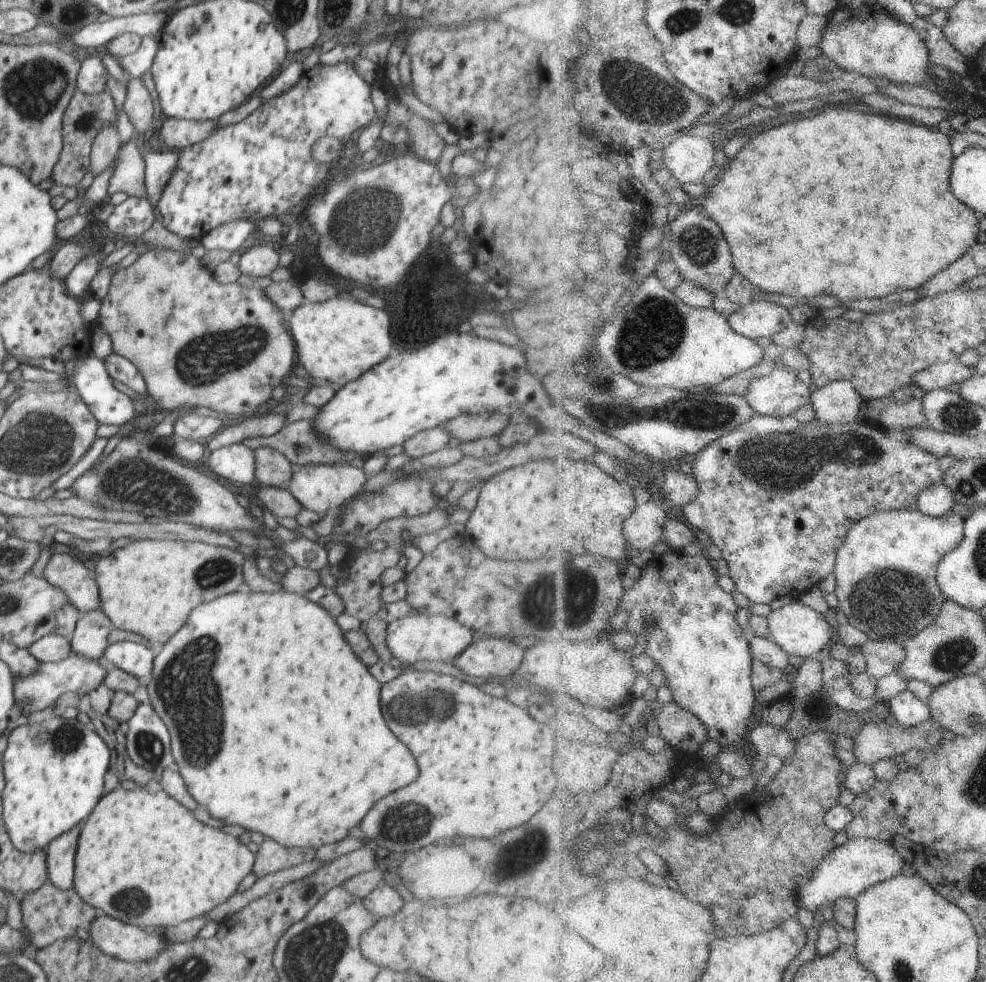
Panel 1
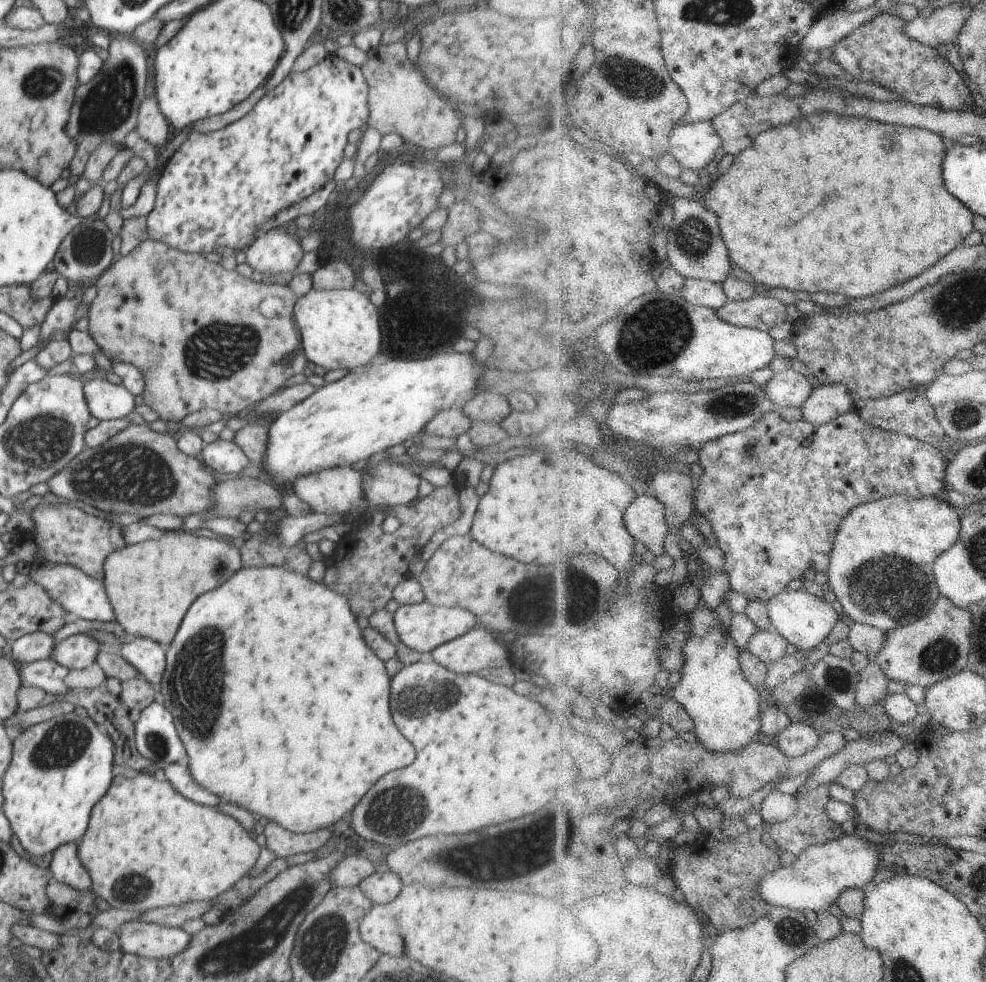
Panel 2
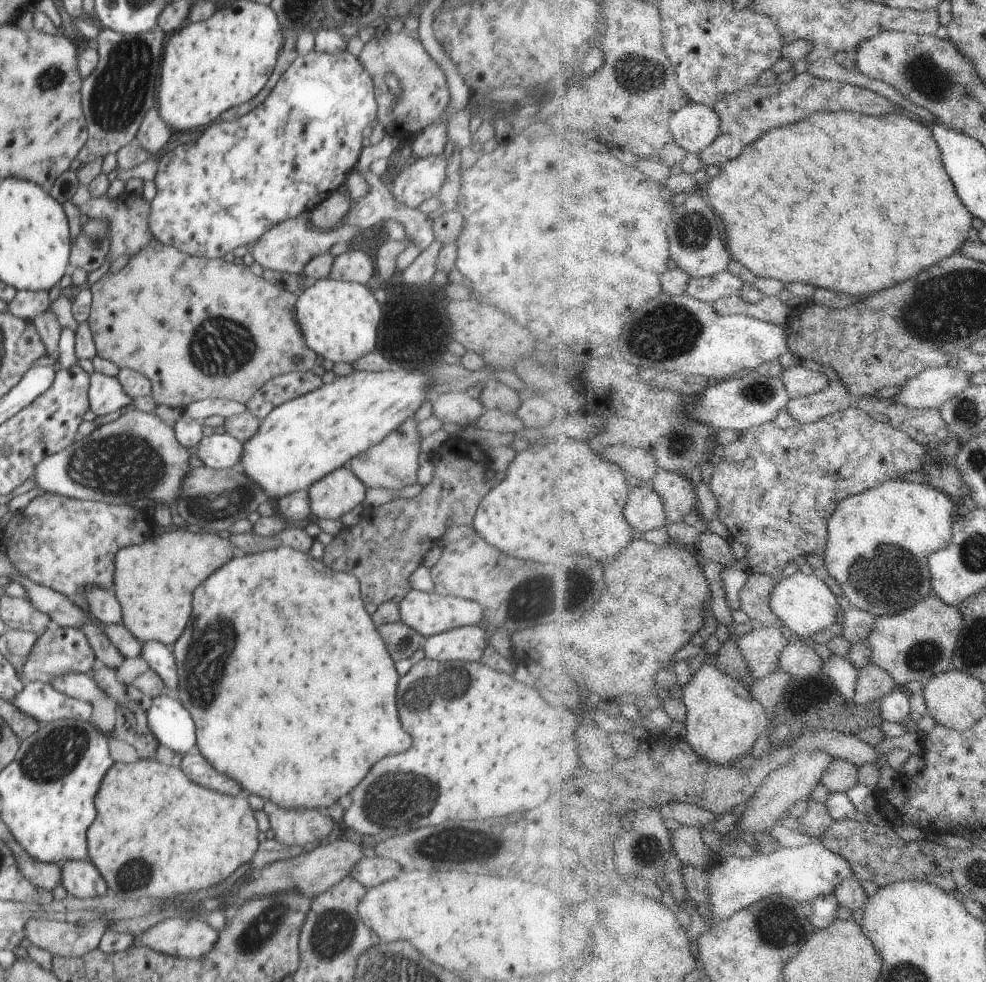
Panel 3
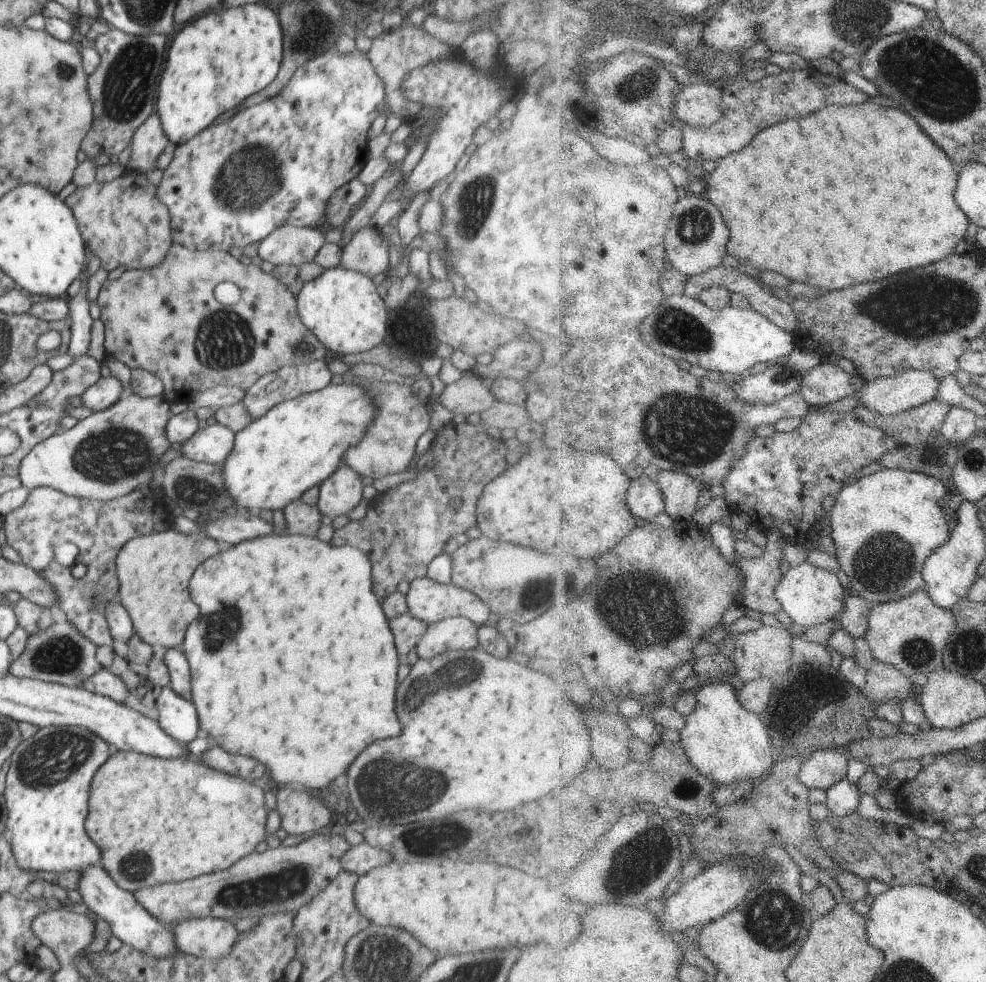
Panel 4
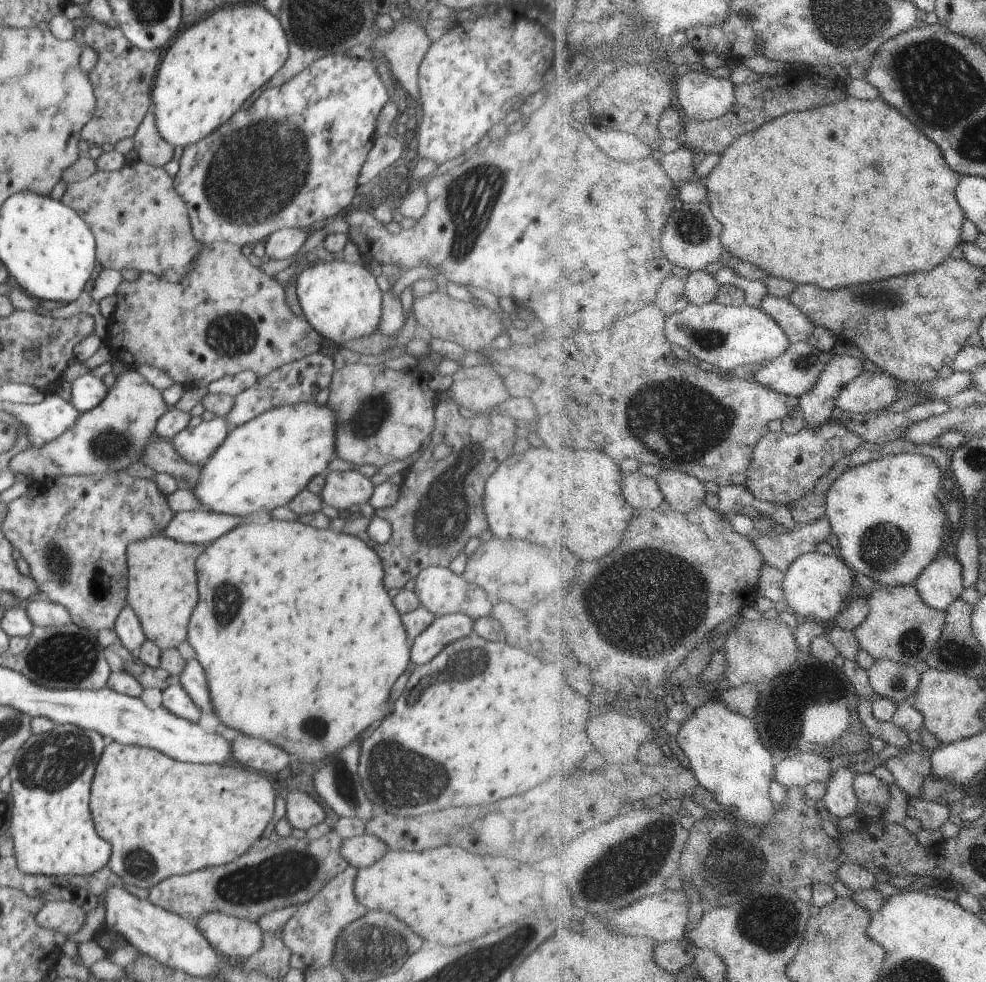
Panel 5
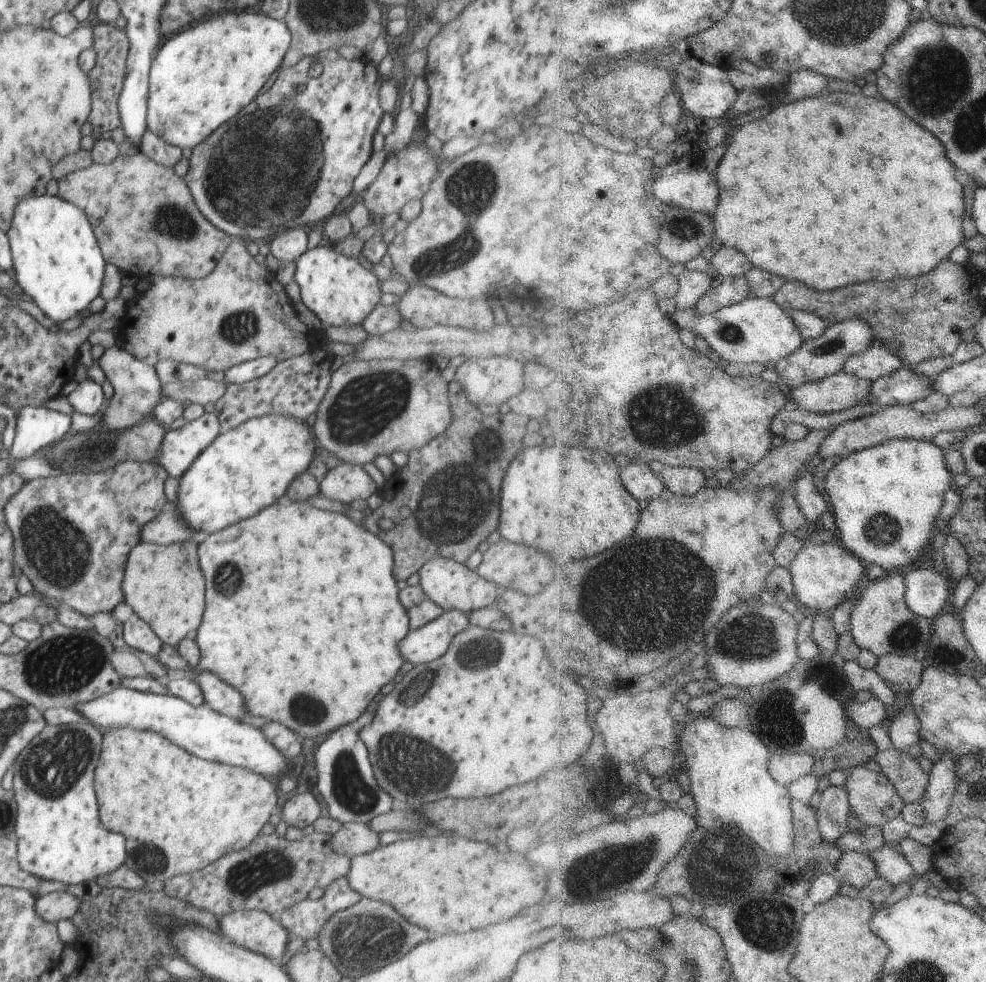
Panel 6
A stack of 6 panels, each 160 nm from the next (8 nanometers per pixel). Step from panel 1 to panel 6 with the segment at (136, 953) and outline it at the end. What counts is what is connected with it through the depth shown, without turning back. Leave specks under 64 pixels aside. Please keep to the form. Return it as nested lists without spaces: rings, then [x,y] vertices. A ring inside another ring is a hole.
[[[230,911],[219,917],[219,932],[233,945],[279,961],[291,938],[277,916],[265,911]]]

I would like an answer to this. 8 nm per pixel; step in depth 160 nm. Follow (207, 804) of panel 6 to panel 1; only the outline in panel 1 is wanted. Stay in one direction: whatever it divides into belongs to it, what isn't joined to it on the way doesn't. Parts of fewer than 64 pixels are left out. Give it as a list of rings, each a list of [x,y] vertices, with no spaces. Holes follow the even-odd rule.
[[[152,785],[148,788],[133,787],[132,790],[116,790],[104,796],[98,801],[94,810],[89,814],[81,825],[81,833],[77,842],[77,851],[75,854],[75,869],[73,878],[73,888],[80,895],[80,898],[91,907],[94,907],[99,913],[104,913],[119,921],[143,928],[146,930],[155,930],[156,928],[170,928],[176,926],[180,922],[186,920],[199,920],[204,917],[210,910],[214,910],[216,906],[224,904],[230,896],[232,896],[240,886],[240,882],[253,872],[255,865],[255,854],[252,853],[244,844],[241,844],[238,838],[230,836],[210,826],[200,824],[186,808],[182,810],[182,806],[178,802],[174,802],[172,798],[168,798],[160,788],[158,794],[152,794]]]

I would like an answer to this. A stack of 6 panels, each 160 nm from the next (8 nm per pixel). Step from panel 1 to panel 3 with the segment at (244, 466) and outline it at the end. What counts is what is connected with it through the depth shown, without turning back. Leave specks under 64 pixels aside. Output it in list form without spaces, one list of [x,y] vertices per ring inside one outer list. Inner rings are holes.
[[[228,433],[203,437],[193,449],[206,467],[229,469],[241,462],[243,444]]]

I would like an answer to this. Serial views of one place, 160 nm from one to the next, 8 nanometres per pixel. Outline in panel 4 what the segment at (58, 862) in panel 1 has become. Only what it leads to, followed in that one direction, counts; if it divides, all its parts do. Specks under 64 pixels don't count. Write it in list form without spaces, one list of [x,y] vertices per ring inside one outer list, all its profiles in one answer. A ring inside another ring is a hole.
[[[98,865],[88,866],[81,872],[77,891],[91,913],[104,919],[110,925],[114,937],[123,944],[134,946],[135,950],[140,950],[151,958],[162,958],[166,954],[182,954],[182,950],[178,950],[174,944],[172,927],[156,920],[150,912],[146,912],[142,906],[139,906],[134,893],[119,888]]]

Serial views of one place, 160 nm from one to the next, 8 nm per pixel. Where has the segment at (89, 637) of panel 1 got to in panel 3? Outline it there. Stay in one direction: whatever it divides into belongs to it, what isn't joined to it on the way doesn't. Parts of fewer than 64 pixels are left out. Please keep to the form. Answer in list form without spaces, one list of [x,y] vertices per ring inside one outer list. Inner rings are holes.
[[[51,620],[46,630],[38,637],[28,660],[19,672],[30,681],[42,681],[49,684],[54,677],[59,678],[64,673],[91,673],[94,655],[95,650],[89,645],[86,635],[80,629],[61,627]]]

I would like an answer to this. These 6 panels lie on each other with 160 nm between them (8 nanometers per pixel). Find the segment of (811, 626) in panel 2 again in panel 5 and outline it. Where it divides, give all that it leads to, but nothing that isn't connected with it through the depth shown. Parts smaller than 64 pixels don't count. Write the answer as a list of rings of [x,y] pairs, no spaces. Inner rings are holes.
[[[820,552],[810,553],[796,560],[792,568],[787,572],[783,588],[785,598],[794,614],[802,620],[815,620],[816,618],[820,618],[822,621],[833,620],[836,622],[840,613],[854,597],[854,575],[854,571],[842,558],[838,559],[834,554],[827,556],[820,554]]]

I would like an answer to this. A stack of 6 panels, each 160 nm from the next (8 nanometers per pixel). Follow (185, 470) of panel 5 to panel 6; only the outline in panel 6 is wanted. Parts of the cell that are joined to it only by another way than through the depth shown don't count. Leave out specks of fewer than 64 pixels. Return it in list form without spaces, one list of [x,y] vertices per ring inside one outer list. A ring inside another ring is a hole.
[[[154,417],[145,418],[138,426],[127,429],[124,433],[111,433],[98,426],[75,435],[70,440],[64,436],[62,440],[54,442],[54,448],[44,447],[40,457],[49,458],[55,466],[55,472],[64,473],[93,473],[102,472],[115,467],[117,464],[134,461],[139,463],[158,462],[159,452],[167,428],[163,427]]]

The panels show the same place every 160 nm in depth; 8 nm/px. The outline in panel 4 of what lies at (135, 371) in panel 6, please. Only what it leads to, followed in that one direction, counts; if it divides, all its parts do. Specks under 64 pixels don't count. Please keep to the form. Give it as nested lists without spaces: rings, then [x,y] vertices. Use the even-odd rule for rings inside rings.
[[[125,391],[116,404],[106,410],[96,411],[92,415],[78,420],[78,424],[70,430],[60,431],[47,440],[34,446],[33,450],[22,460],[19,469],[21,485],[29,491],[40,486],[49,486],[60,490],[69,496],[88,498],[89,500],[111,500],[130,494],[132,490],[148,491],[150,482],[159,477],[160,468],[157,469],[158,460],[164,453],[173,448],[166,438],[166,424],[172,413],[163,396],[142,398],[131,391]]]

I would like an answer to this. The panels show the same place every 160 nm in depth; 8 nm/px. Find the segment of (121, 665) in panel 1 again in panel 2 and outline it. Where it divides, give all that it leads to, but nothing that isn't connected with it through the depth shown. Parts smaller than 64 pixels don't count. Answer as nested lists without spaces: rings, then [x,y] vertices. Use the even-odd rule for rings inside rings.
[[[144,637],[122,642],[121,657],[129,662],[147,682],[160,684],[165,669],[165,652],[157,642]]]

